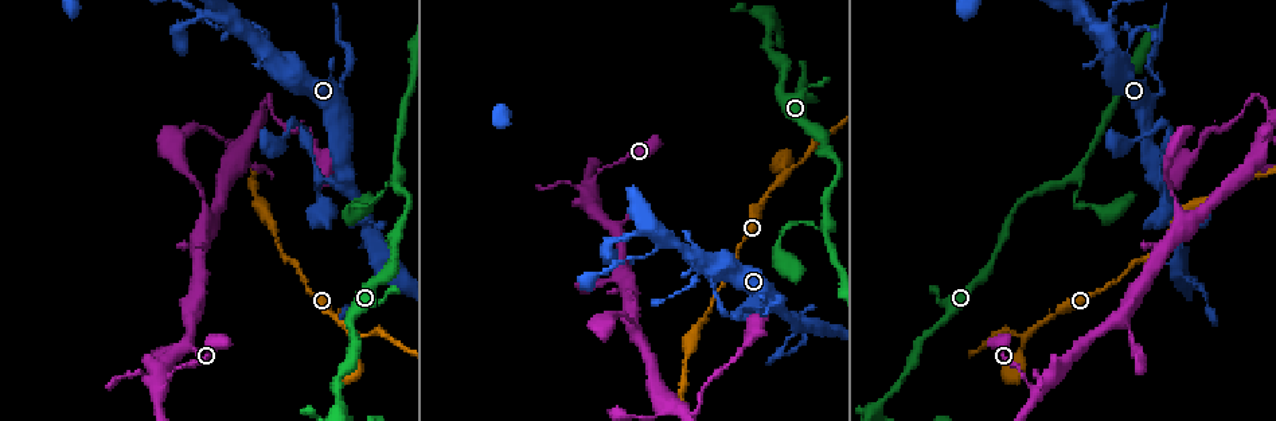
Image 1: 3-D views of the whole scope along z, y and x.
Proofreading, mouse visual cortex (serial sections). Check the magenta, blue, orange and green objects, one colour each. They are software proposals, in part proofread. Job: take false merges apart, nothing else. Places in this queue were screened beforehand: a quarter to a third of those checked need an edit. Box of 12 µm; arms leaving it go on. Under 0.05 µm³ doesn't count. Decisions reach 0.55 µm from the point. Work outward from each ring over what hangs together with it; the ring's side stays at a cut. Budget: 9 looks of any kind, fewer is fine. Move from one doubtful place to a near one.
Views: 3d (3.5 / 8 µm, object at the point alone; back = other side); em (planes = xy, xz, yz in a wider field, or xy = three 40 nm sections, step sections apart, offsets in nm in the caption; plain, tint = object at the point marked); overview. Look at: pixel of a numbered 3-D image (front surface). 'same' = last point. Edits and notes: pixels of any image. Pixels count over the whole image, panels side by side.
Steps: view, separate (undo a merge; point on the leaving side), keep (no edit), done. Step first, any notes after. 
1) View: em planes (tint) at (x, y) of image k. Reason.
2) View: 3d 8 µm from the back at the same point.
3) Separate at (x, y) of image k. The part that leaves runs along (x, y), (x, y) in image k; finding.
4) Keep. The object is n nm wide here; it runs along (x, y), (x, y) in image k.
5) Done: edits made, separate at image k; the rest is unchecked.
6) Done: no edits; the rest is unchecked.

View: 3d 8 µm at (1075, 201) of image 1. A narrow waist.

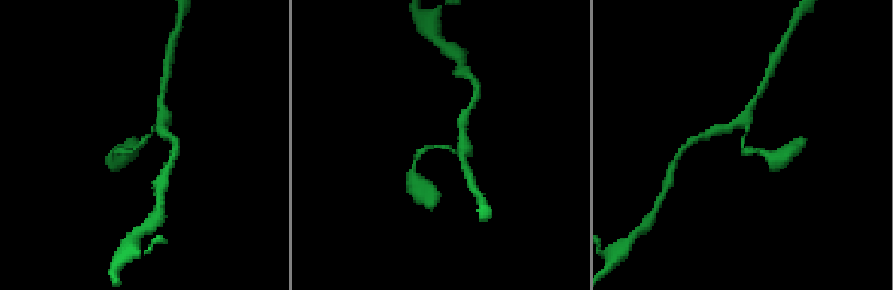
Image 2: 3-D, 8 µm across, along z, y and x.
View: 3d 3.5 µm at (742, 148) of image 2.

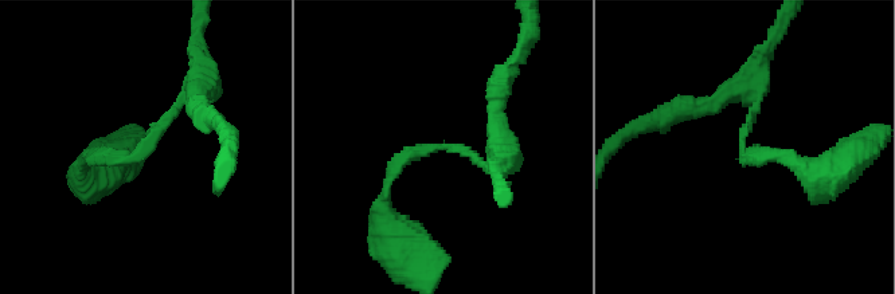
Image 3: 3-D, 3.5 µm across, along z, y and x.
View: em xy step 2 (tint) at (140, 148) of image 3. The arms are 150, 150 nm wide.

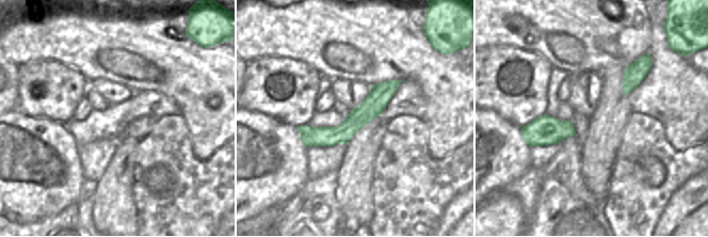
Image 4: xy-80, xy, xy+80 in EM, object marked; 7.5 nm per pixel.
Keep. It runs along (202, 86), (132, 157), (82, 161) in image 3; one cell here.

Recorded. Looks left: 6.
View: 3d 3.5 µm at (685, 360) of image 1. A narrow waist.

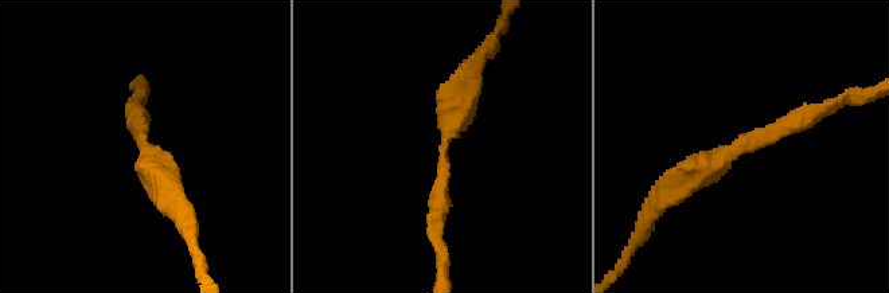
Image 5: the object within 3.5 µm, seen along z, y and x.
View: em planes (tint) at (141, 143) of image 5. The arms are 200, 350 nm wide.

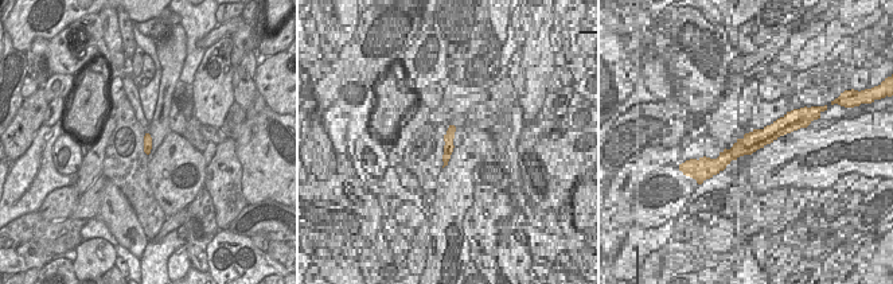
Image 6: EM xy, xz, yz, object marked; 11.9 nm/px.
Keep. One cell here.

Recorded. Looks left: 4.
View: 3d 8 µm at (1154, 179) of image 1. Side arm on a straight run.

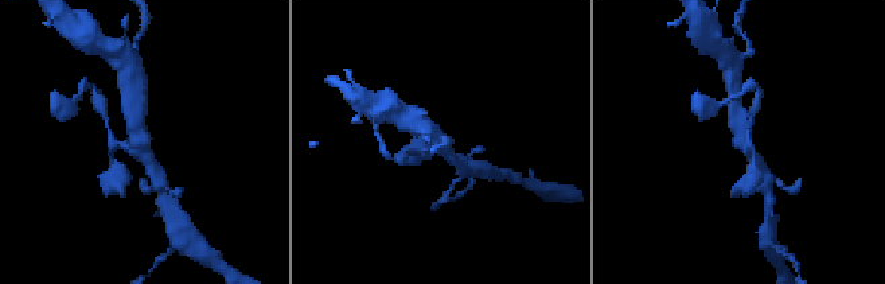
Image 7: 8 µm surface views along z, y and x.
View: em xy step 3 (tint) at (743, 144) of image 7. 3 arms meet here; the arms are 150, 300, 450 nm wide; now the EM.

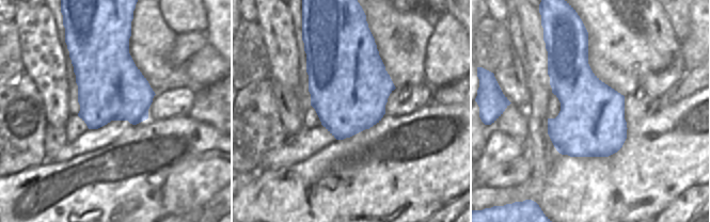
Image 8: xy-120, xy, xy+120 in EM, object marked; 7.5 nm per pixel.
Keep. It runs along (736, 105), (741, 139), (763, 172) in image 7; continuous, no second cell.

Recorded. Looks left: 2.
View: 3d 3.5 µm from the back at (698, 405) of image 1. Abrupt turn.

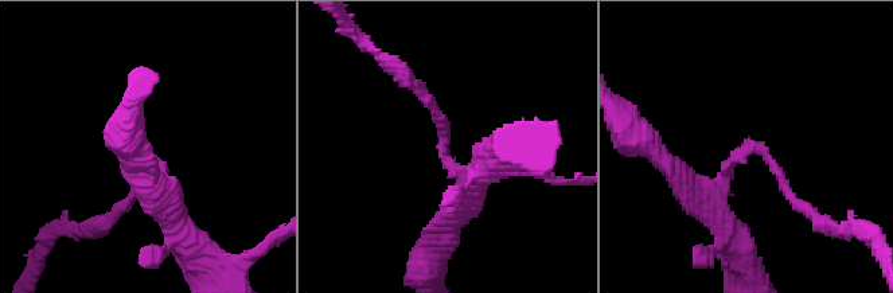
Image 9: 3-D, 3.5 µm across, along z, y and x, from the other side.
View: em xy step 5 (tint) at (753, 150) of image 9.

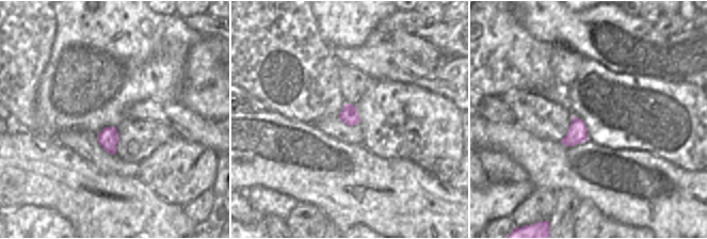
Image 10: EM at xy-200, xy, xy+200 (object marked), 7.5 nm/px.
Keep. It runs along (471, 184), (445, 160), (445, 129), (421, 92) in image 9; all the same cell.

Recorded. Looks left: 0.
Done: no edits; the rest is unchecked.

